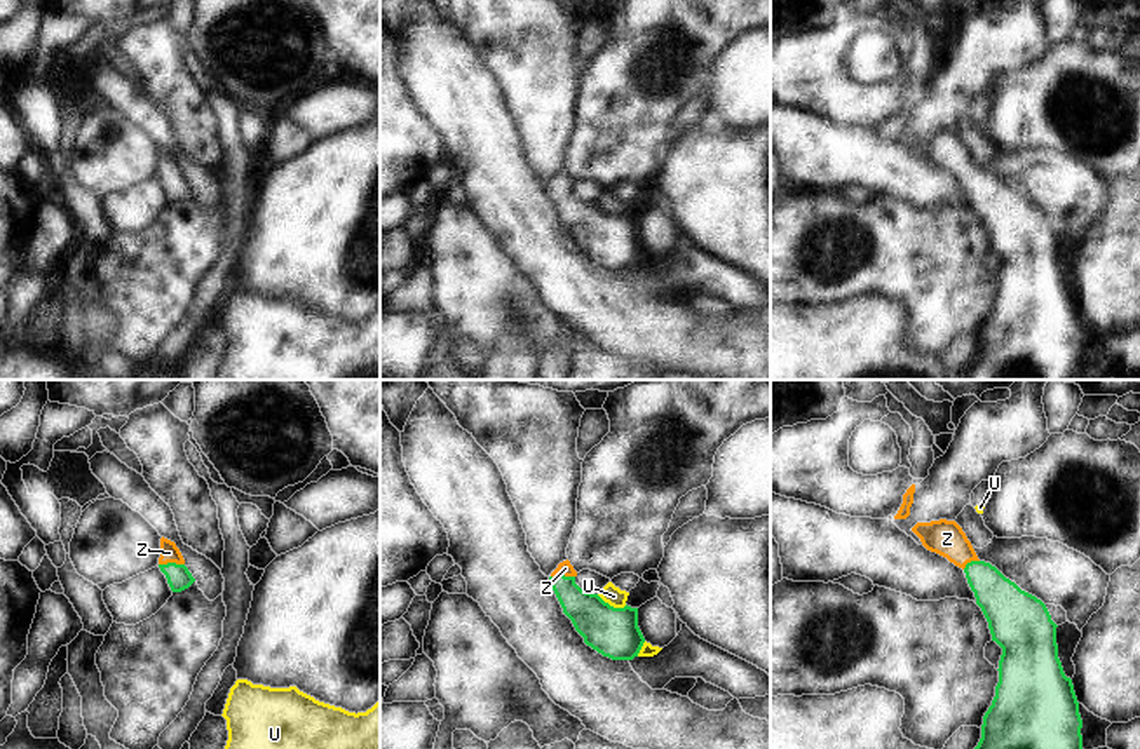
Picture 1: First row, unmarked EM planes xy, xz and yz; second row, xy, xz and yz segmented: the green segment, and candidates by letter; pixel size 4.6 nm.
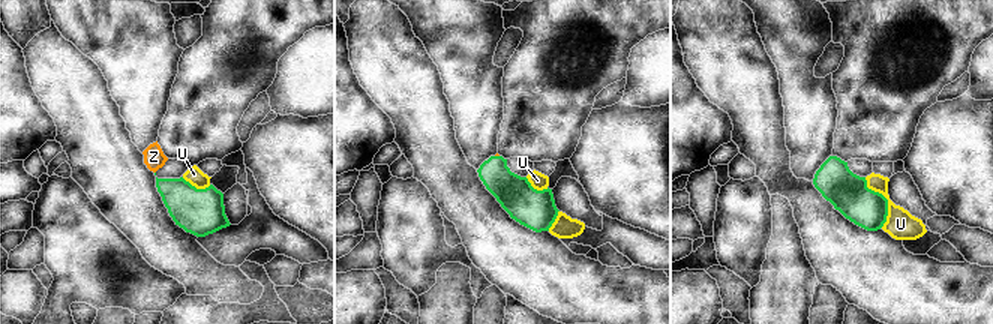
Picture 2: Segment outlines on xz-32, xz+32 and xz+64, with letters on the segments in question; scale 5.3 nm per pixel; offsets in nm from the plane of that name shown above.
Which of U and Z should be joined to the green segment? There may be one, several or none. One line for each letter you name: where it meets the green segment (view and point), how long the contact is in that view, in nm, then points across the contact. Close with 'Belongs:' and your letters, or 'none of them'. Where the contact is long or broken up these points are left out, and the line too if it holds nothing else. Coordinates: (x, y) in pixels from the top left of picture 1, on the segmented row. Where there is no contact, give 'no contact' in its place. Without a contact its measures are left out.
Z: xy (171, 563) | 120 nm | across xy (178, 577), (171, 563), (169, 553)
Belongs: Z

